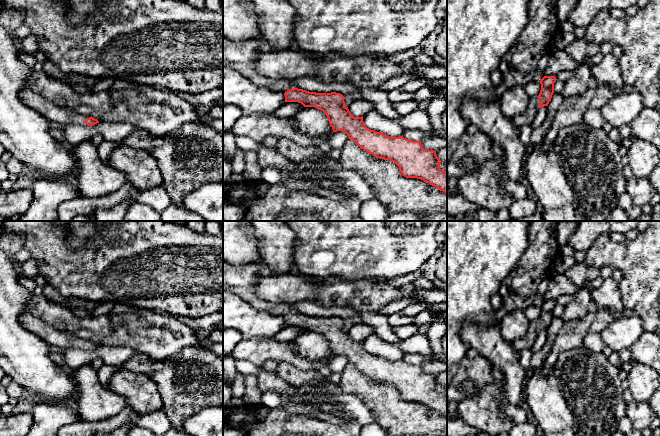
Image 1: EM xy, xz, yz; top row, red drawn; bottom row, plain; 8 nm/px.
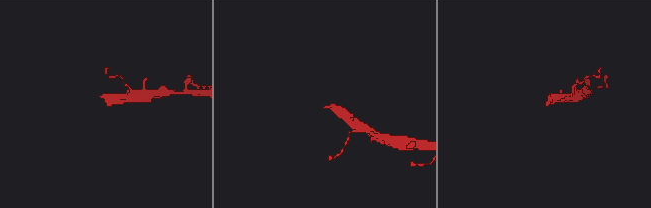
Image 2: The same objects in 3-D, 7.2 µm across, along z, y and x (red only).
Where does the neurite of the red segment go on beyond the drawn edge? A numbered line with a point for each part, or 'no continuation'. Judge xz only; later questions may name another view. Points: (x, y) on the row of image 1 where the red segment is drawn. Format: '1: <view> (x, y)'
1: xz (242, 56)

